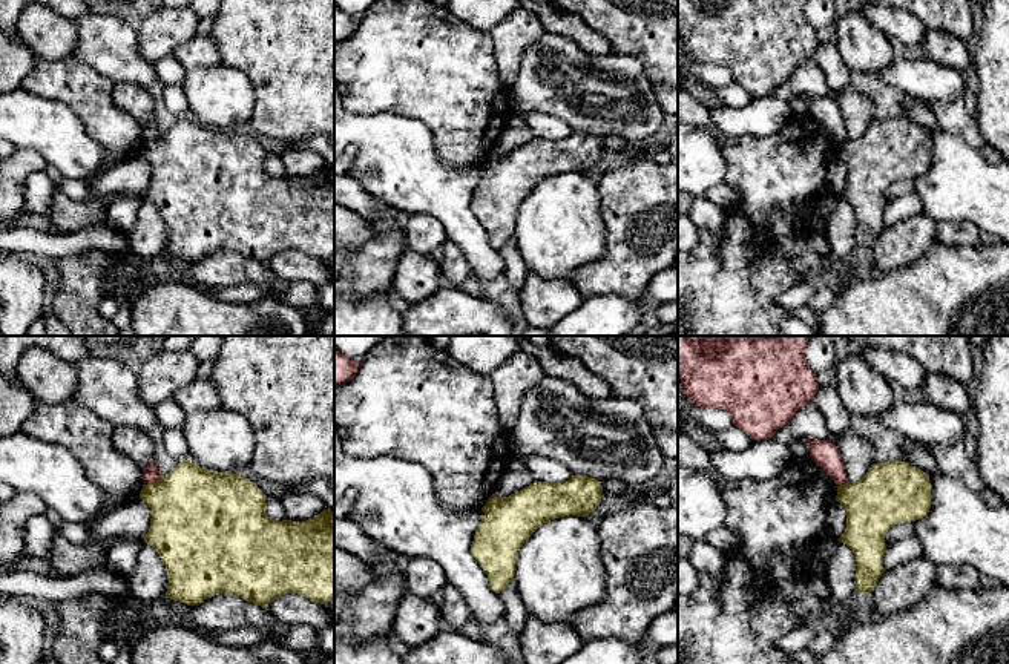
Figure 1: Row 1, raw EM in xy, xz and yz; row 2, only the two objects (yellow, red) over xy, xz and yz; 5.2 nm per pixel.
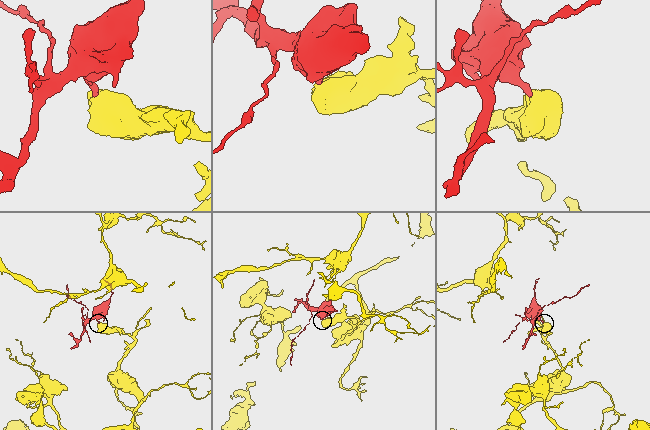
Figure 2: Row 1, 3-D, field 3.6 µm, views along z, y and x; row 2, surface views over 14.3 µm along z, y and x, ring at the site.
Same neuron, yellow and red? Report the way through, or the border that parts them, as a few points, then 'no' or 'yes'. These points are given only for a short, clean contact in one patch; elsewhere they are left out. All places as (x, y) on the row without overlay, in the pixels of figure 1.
border xy (161, 132), (144, 141); no

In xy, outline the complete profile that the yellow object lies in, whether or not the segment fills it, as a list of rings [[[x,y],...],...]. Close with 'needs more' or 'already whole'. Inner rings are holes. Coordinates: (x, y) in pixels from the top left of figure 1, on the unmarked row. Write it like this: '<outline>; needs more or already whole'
[[[189,115],[158,138],[143,141],[140,155],[150,164],[152,173],[143,198],[156,205],[167,225],[166,255],[195,262],[218,250],[232,250],[265,265],[285,250],[320,261],[334,256],[334,167],[324,166],[305,178],[274,178],[265,170],[267,152],[256,140],[238,130],[209,127]]]; already whole

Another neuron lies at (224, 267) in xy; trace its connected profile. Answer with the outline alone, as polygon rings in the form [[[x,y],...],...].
[[[218,250],[192,262],[190,282],[204,288],[256,282],[265,285],[268,293],[276,293],[281,287],[265,264],[232,250]]]

